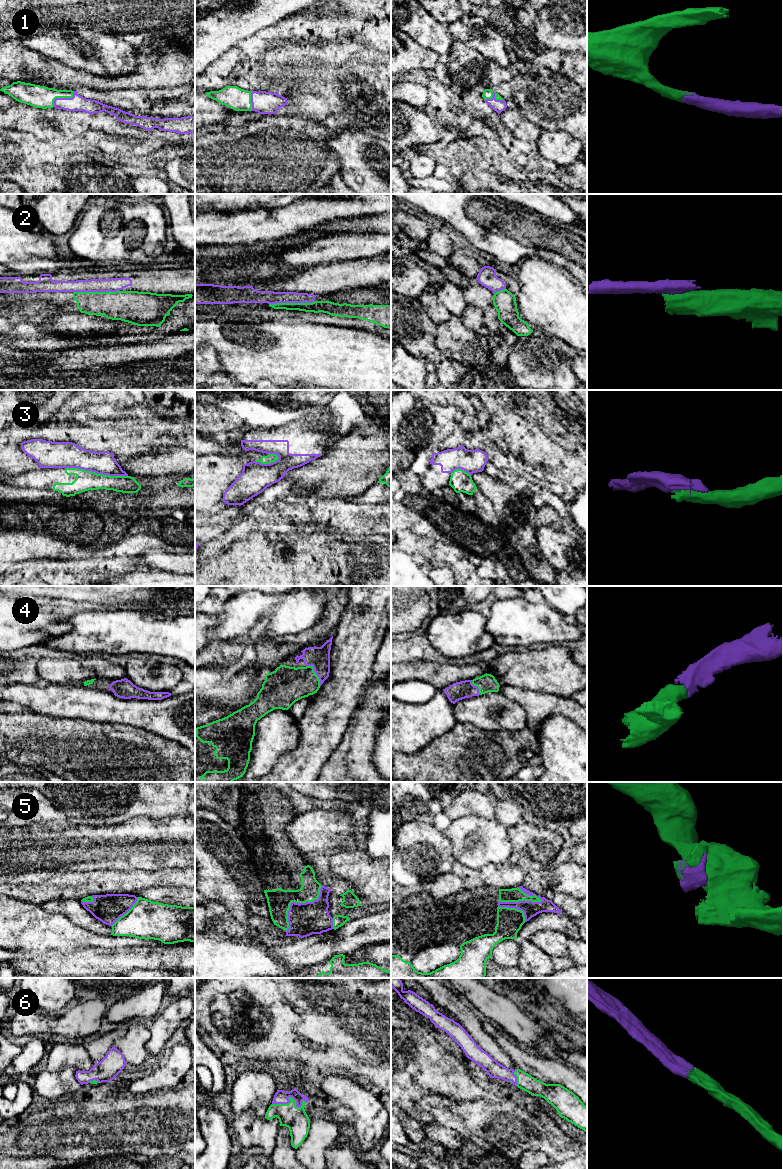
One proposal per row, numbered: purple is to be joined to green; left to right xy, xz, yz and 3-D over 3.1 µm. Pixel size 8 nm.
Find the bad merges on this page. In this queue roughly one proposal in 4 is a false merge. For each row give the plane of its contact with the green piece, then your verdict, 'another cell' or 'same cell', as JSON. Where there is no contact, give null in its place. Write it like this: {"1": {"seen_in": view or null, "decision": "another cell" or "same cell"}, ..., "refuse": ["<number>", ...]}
{"1": {"seen_in": "xy", "decision": "same cell"}, "2": {"seen_in": "xy", "decision": "another cell"}, "3": {"seen_in": "xy", "decision": "another cell"}, "4": {"seen_in": "xz", "decision": "same cell"}, "5": {"seen_in": "xz", "decision": "another cell"}, "6": {"seen_in": "xz", "decision": "same cell"}, "refuse": ["2", "3", "5"]}

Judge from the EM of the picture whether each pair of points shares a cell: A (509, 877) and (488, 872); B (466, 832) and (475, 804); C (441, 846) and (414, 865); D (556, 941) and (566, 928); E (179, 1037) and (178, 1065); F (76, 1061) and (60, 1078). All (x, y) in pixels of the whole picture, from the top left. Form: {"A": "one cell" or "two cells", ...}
{"A": "one cell", "B": "two cells", "C": "one cell", "D": "two cells", "E": "two cells", "F": "two cells"}

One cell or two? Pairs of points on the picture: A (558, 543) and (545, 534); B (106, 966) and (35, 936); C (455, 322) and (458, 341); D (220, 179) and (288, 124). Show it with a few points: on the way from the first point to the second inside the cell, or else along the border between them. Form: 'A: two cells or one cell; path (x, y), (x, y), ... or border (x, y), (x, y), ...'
A: one cell; path (555, 543), (548, 537)
B: two cells; border (93, 946), (66, 951), (46, 950)
C: one cell; path (455, 327), (455, 336)
D: one cell; path (225, 158), (237, 146), (259, 143), (267, 137)

